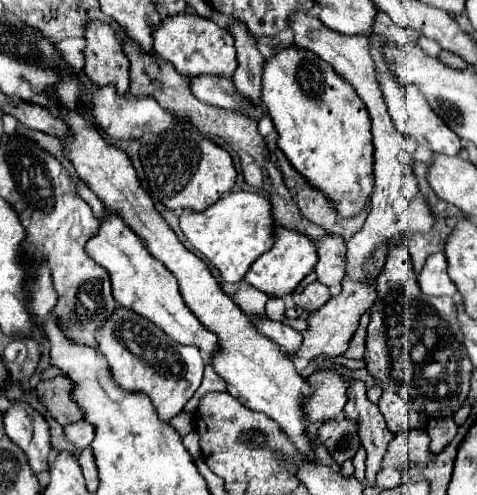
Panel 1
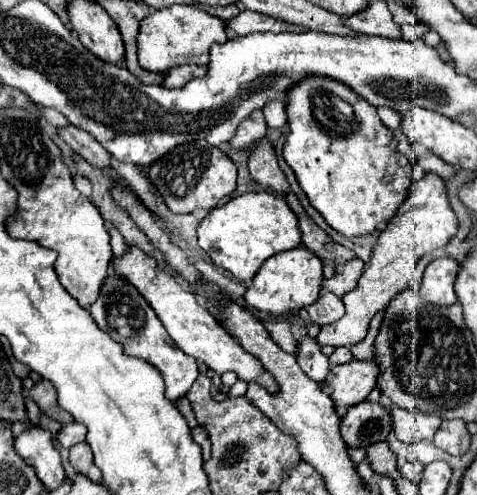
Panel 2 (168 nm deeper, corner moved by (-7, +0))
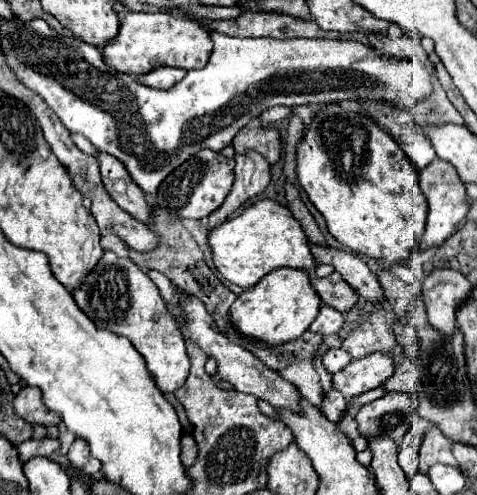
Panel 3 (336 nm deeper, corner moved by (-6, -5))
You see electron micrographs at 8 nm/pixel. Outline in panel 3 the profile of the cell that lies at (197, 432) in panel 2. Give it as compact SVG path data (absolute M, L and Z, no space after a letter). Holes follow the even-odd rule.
M185 434L181 438L181 444L183 444L183 452L181 452L181 462L189 468L193 462L195 462L195 456L197 456L197 448L195 448L195 440L191 434Z

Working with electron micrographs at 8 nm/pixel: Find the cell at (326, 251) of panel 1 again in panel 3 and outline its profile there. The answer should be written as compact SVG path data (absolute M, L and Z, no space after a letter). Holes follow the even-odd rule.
M333 272L329 274L327 278L317 278L317 276L311 276L311 284L315 286L319 298L337 308L339 312L347 312L349 308L353 308L359 300L359 294L341 278L341 274Z

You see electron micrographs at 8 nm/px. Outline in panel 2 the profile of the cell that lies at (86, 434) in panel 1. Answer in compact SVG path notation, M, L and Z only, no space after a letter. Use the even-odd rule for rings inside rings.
M68 423L68 425L64 425L62 431L58 433L58 441L60 441L62 447L68 449L68 447L84 441L84 435L86 435L84 425L80 425L80 423Z

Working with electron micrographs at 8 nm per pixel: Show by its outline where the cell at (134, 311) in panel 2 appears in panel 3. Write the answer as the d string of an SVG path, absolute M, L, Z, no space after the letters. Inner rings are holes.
M105 252L73 298L77 306L97 324L97 328L105 328L131 340L137 352L145 358L161 392L175 392L175 388L185 384L189 372L185 340L175 326L177 322L167 312L165 300L161 298L157 286L129 258L119 258L113 252Z

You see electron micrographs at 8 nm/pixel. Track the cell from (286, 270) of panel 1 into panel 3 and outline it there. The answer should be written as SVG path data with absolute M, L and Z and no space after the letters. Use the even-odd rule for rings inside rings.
M279 268L269 272L253 288L245 290L231 306L231 320L245 336L253 336L267 344L283 344L301 336L315 320L321 308L319 294L311 286L311 278L303 270Z

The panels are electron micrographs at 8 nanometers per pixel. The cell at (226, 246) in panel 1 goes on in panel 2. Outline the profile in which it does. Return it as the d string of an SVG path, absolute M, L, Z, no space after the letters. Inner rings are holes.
M260 191L244 193L222 207L214 207L198 227L198 245L210 255L214 265L230 271L240 281L250 281L268 257L300 247L302 237L298 217L286 199L276 193Z

